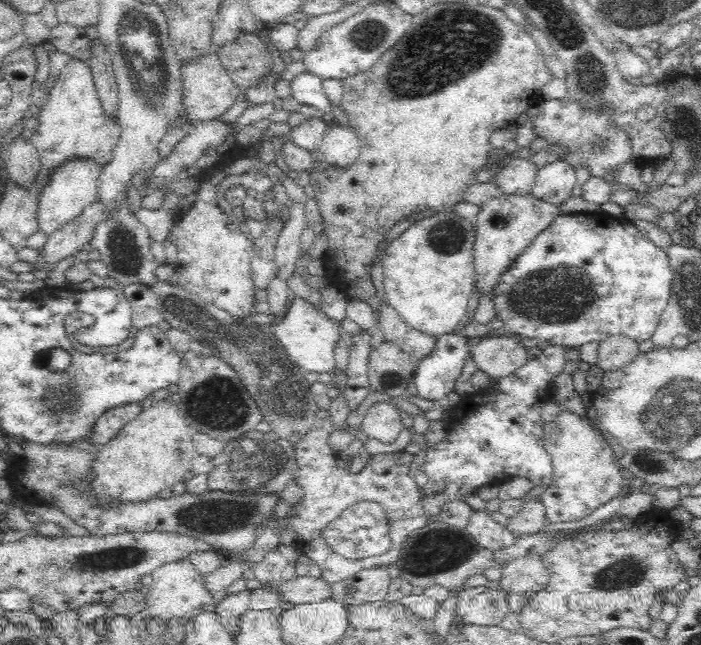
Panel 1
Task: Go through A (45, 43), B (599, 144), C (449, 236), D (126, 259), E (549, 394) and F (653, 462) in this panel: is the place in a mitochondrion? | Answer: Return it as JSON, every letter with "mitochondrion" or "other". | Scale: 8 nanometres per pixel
{"A":"other","B":"mitochondrion","C":"mitochondrion","D":"mitochondrion","E":"other","F":"mitochondrion"}

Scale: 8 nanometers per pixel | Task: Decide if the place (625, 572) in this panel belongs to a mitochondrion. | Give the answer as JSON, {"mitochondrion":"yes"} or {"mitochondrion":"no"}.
{"mitochondrion":"yes"}

